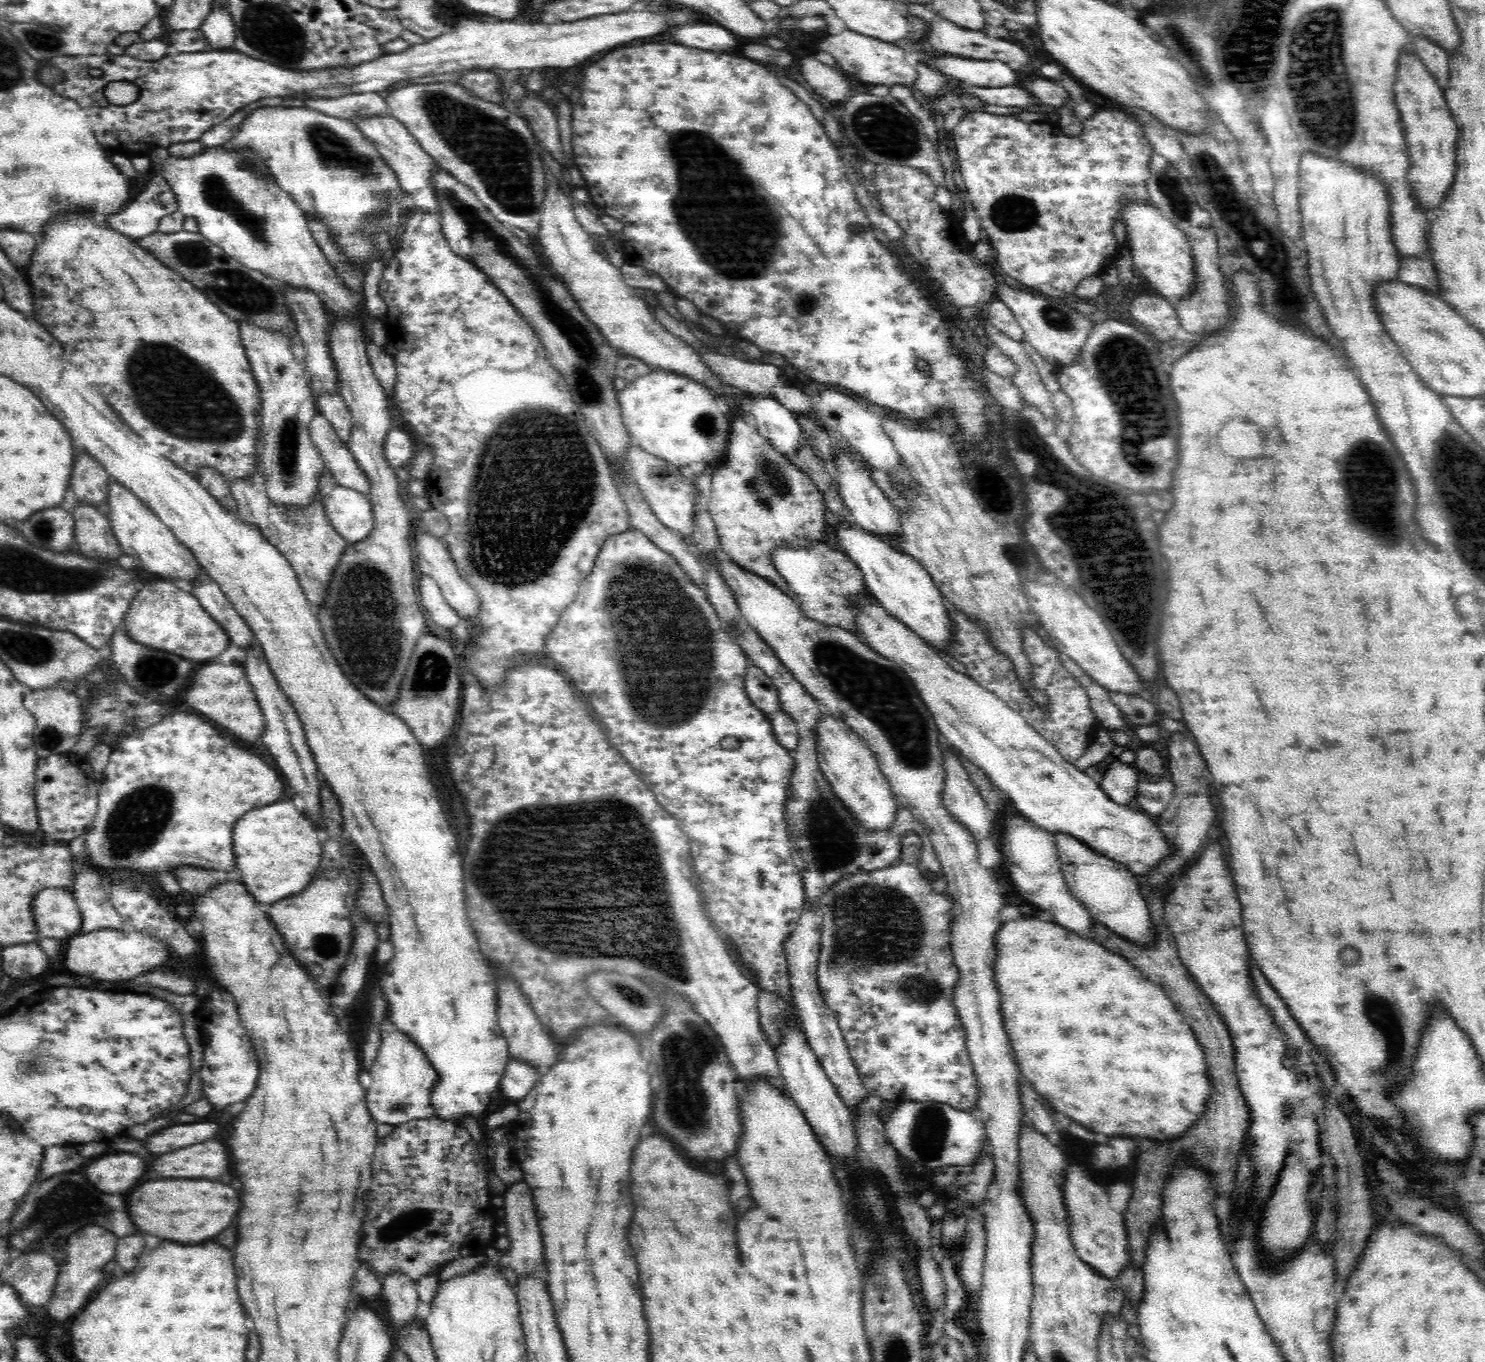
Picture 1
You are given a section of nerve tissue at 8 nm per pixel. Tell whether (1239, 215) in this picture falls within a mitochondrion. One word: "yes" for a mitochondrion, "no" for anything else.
yes

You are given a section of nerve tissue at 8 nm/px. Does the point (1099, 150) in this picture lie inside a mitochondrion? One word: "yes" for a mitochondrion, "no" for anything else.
no

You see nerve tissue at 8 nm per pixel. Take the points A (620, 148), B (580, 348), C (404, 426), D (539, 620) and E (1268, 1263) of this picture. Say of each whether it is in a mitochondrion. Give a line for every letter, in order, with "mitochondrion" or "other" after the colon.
A: other
B: mitochondrion
C: other
D: other
E: other

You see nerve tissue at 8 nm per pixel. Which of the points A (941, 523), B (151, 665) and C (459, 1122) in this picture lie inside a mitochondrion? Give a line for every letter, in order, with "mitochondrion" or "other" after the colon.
A: other
B: mitochondrion
C: other

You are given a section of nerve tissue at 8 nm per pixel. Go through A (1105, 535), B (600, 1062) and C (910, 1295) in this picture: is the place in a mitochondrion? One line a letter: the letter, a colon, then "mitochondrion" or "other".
A: mitochondrion
B: other
C: other

